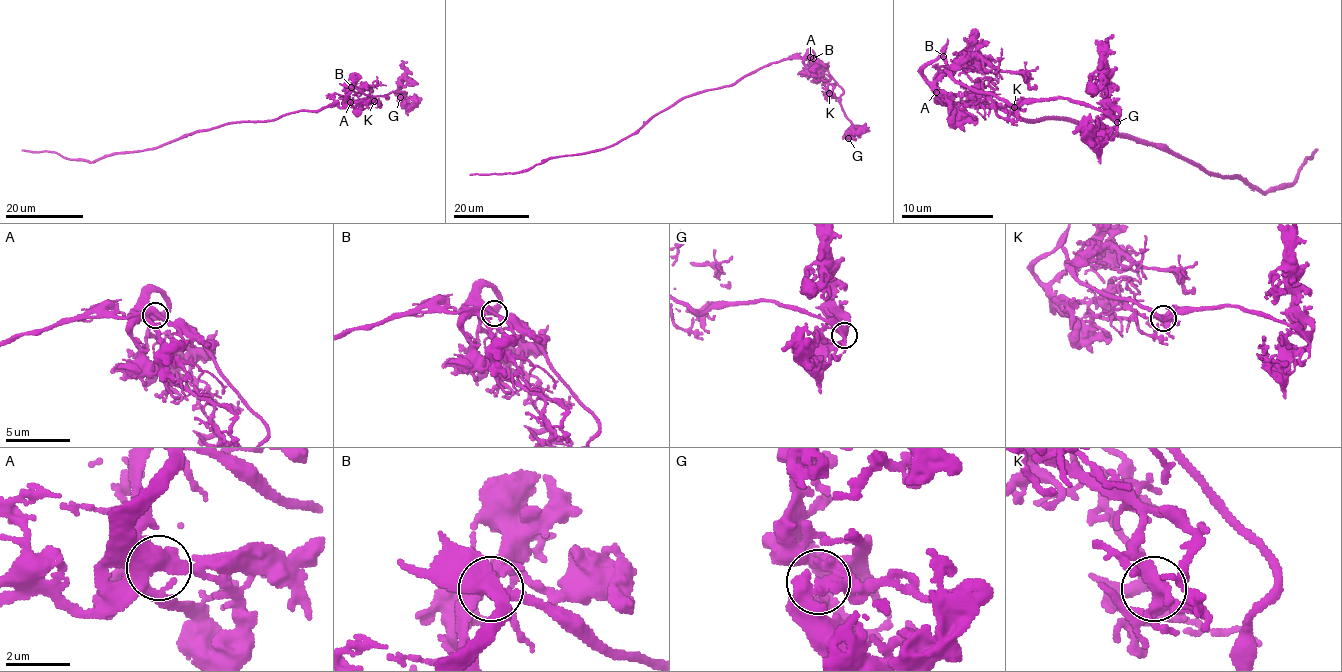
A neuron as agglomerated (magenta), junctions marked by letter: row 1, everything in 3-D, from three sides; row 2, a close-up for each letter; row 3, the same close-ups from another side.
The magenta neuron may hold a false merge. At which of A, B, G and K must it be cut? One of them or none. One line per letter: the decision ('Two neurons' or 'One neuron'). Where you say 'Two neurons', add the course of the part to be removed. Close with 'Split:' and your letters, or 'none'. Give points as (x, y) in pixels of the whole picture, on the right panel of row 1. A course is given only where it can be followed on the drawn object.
A: One neuron
B: One neuron
G: One neuron
K: One neuron
Split: none

